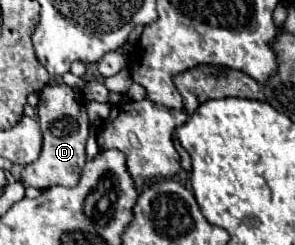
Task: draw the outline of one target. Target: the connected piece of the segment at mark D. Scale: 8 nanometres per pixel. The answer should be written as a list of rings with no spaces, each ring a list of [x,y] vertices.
[[[48,83],[40,89],[38,103],[38,121],[42,127],[44,143],[40,157],[22,169],[22,185],[48,189],[54,185],[76,187],[82,167],[86,163],[86,139],[88,139],[88,115],[86,115],[86,99],[80,91],[64,85],[64,83]]]

